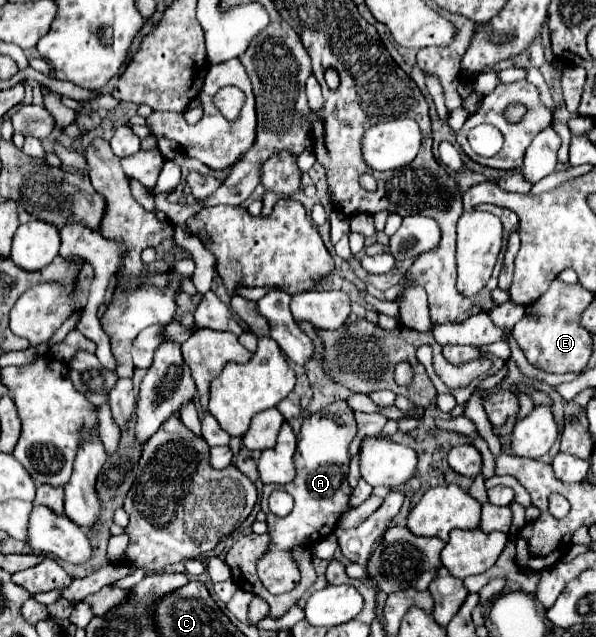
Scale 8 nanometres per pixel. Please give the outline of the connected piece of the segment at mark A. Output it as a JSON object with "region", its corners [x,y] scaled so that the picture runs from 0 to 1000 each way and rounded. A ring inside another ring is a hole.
{"region":[[[581,642],[577,651],[564,648],[547,648],[534,645],[507,661],[507,673],[500,680],[500,702],[493,711],[493,733],[497,733],[497,749],[487,758],[477,761],[443,761],[440,774],[440,802],[446,805],[446,821],[450,821],[450,837],[453,837],[453,862],[436,874],[433,881],[433,906],[443,915],[443,922],[460,931],[483,931],[490,928],[500,912],[503,912],[503,893],[497,878],[490,874],[490,862],[497,856],[517,856],[530,852],[544,843],[550,843],[564,824],[567,812],[581,802],[584,783],[587,783],[587,761],[584,761],[584,699],[597,683],[597,661],[591,645]],[[456,771],[480,771],[493,780],[493,799],[480,812],[463,812],[450,799],[450,780]]]}

